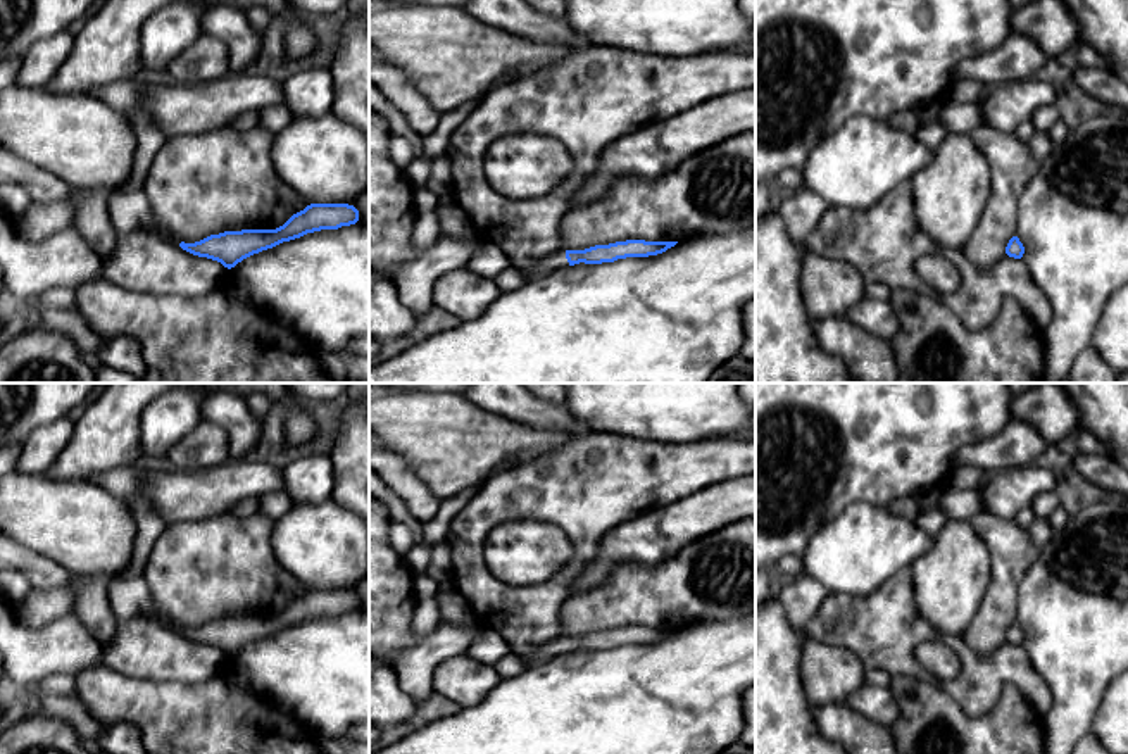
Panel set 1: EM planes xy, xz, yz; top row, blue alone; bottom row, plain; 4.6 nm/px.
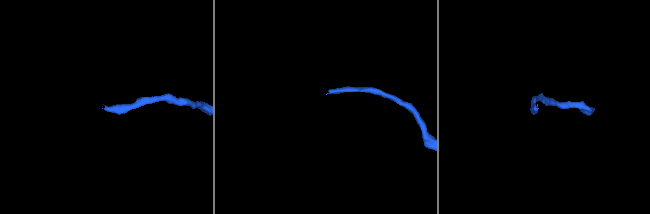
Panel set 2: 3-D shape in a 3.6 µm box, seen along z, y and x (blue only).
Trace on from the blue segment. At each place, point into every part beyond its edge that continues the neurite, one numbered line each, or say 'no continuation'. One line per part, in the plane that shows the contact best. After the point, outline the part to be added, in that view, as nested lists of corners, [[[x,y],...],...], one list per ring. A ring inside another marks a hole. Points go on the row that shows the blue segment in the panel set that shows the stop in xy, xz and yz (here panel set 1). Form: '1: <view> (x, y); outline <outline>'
1: xz (556, 261); outline [[[557,252],[554,255],[548,255],[536,269],[526,269],[523,271],[523,274],[526,276],[526,280],[530,280],[538,274],[548,273],[559,267],[566,267],[566,266],[569,266],[566,259],[566,252]]]

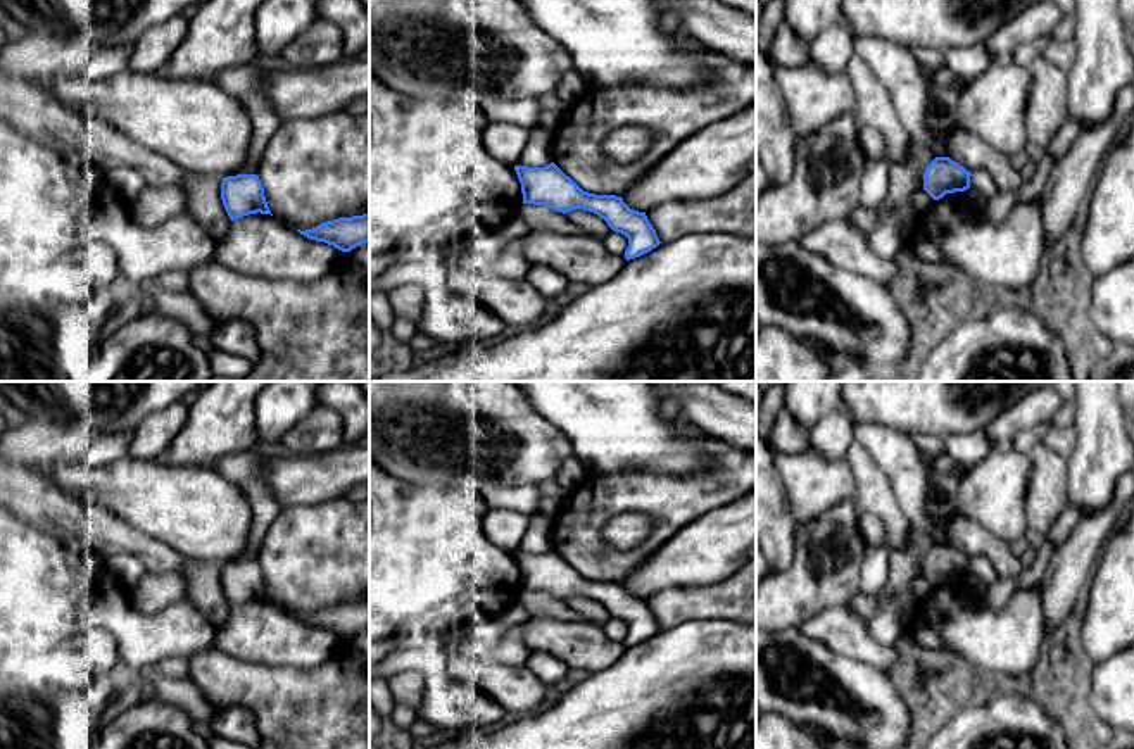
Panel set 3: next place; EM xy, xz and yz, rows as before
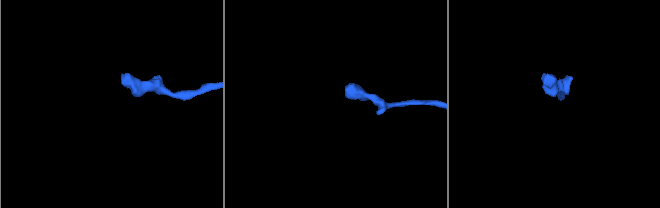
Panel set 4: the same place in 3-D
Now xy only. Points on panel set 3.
no continuation

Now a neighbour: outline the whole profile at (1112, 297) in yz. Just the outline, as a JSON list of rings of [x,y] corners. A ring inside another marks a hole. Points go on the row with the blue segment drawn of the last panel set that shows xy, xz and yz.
[[[1134,259],[1094,280],[1089,318],[1113,343],[1134,347]]]

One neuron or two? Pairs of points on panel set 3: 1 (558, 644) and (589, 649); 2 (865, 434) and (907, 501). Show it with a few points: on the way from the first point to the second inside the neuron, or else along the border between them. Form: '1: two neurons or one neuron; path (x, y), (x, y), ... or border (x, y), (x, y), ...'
1: one neuron; path (565, 644), (582, 646)
2: one neuron; path (882, 449), (907, 473), (907, 484)

